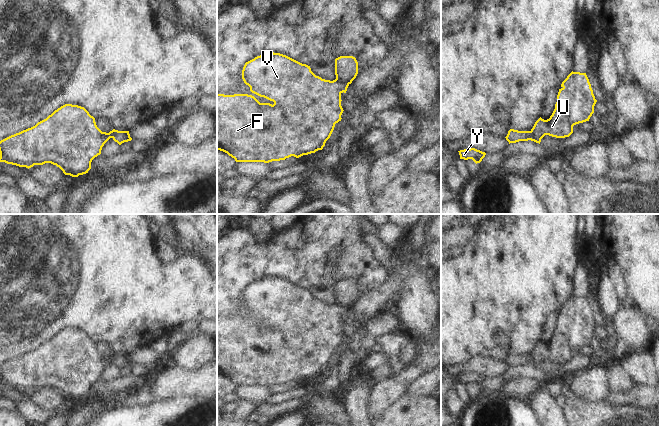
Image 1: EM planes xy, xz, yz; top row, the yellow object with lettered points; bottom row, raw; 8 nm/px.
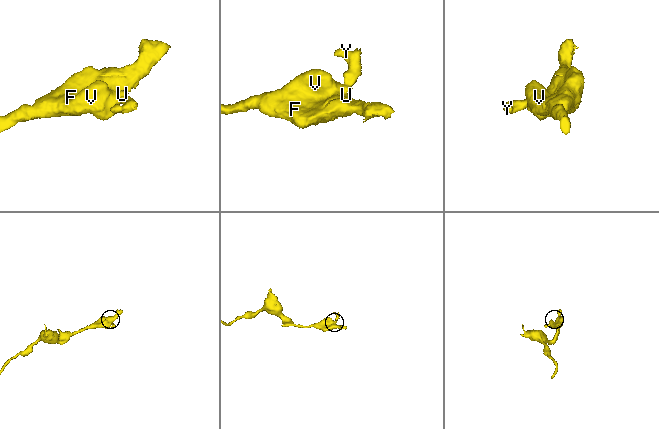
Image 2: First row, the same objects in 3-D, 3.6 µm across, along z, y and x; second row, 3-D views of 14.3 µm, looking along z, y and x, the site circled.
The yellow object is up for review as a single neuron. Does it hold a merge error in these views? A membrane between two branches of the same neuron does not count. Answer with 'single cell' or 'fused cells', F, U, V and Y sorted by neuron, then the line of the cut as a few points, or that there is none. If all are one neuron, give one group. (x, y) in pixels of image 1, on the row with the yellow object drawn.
fused cells | F U V / Y | xz (336, 78), (348, 84)

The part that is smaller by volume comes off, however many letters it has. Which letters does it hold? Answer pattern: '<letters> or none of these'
Y

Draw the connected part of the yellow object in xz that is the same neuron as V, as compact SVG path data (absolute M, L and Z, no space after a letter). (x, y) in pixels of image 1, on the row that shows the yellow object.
M268 53L255 57L245 63L242 79L250 91L264 97L274 104L260 103L248 94L217 94L217 150L227 153L236 162L264 162L285 160L291 156L303 155L322 150L330 138L335 124L341 121L343 108L341 94L346 93L349 84L337 79L330 81L316 76L310 66L302 64L280 53Z

